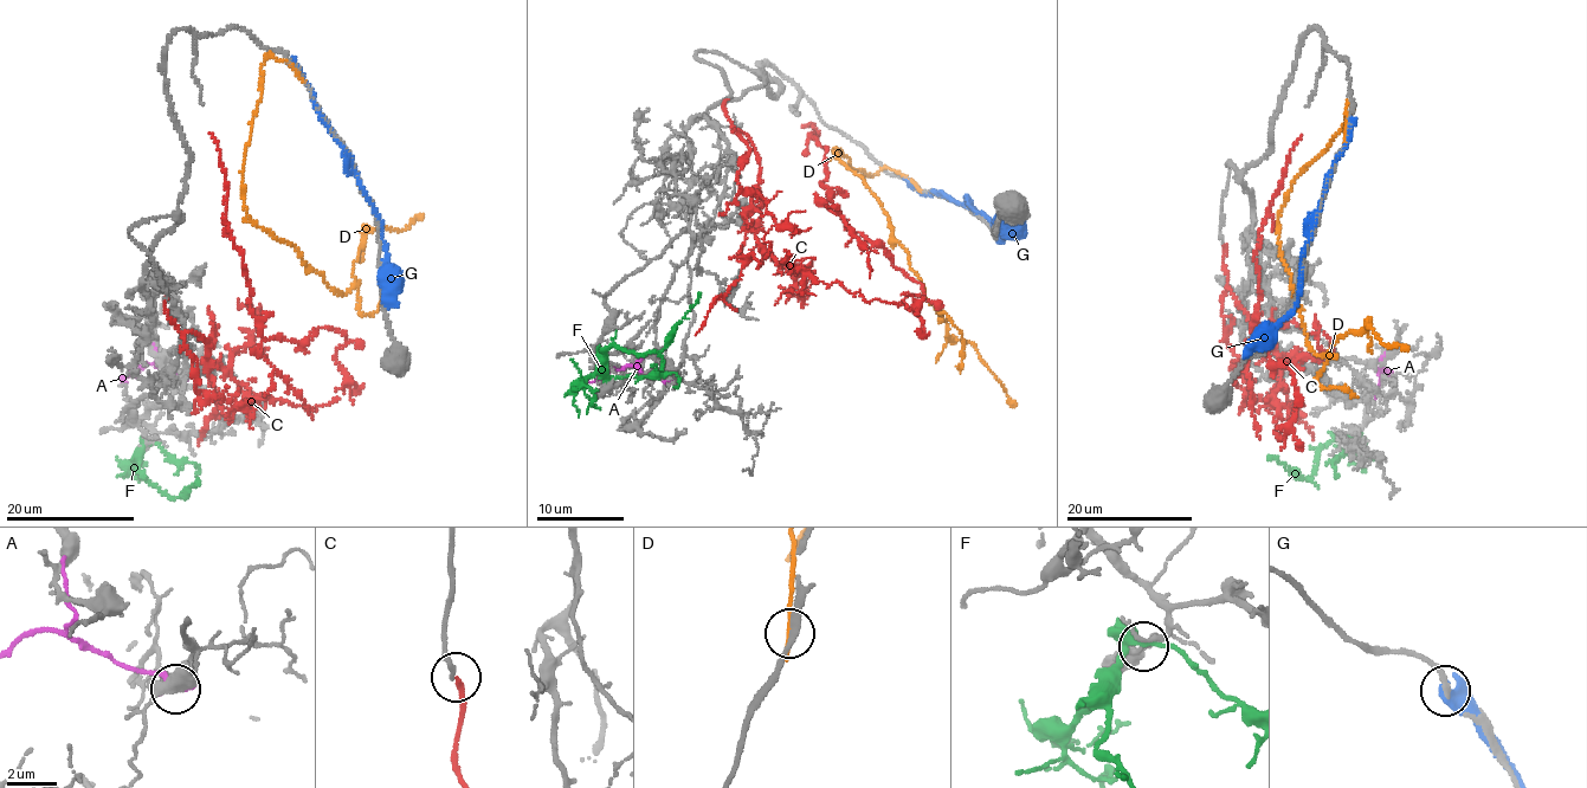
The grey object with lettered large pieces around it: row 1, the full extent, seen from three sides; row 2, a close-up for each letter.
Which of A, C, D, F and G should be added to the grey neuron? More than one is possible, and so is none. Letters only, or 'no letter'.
C

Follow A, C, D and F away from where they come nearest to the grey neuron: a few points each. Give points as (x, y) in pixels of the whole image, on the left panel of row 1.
A: (184, 379), (147, 362), (126, 375), (126, 385)
C: (165, 297), (251, 398), (311, 409), (346, 386), (344, 334), (262, 337), (210, 131)
D: (302, 78), (266, 55), (242, 172), (249, 218), (343, 294), (368, 232), (402, 230), (423, 217)
F: (149, 444), (140, 456), (144, 478), (171, 498), (198, 483)

